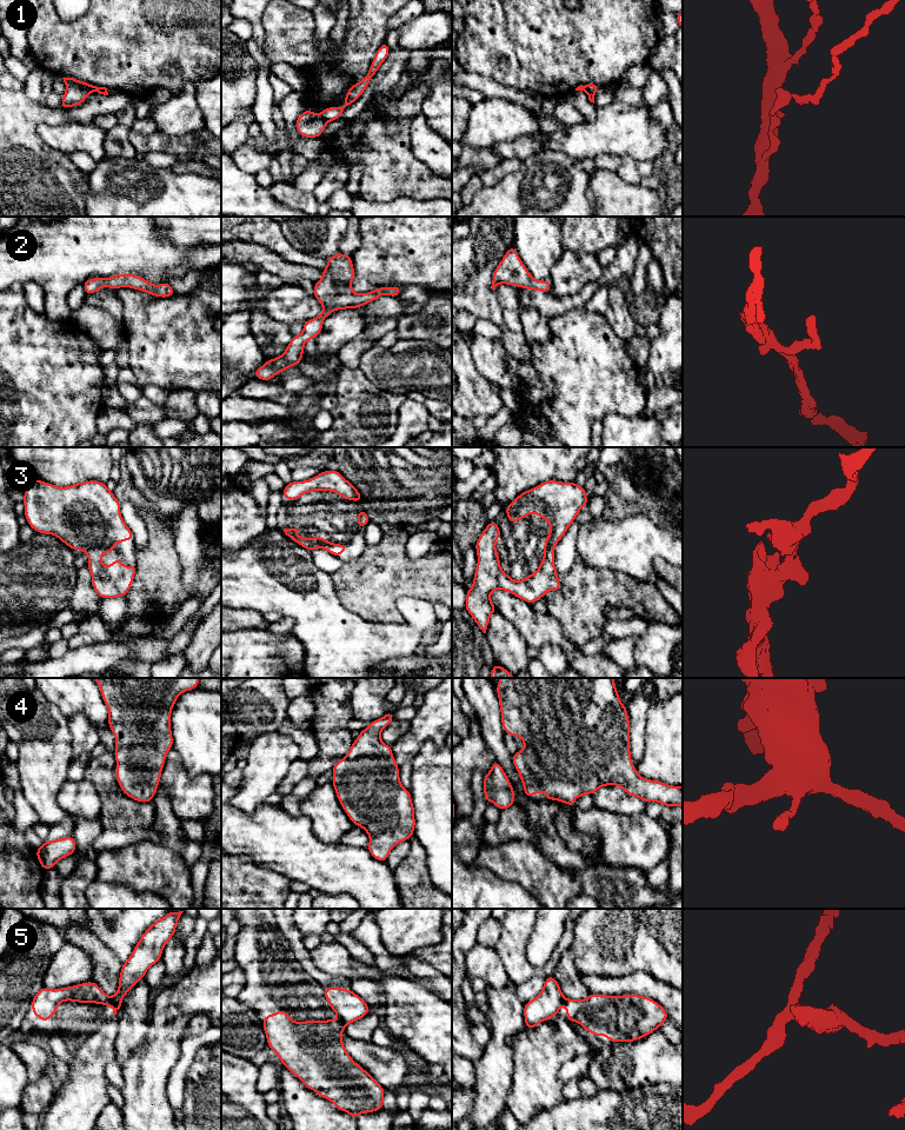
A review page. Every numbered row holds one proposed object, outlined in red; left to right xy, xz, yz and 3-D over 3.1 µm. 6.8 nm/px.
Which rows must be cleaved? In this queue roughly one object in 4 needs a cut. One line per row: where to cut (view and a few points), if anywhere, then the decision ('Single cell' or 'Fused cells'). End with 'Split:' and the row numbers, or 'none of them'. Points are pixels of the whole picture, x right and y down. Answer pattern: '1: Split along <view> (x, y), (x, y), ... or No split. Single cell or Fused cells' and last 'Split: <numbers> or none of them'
1: Split along xz (318, 115), (327, 121). Fused cells
2: No split. Single cell
3: No split. Single cell
4: No split. Single cell
5: Split along xy (111, 998), (117, 1010). Fused cells
Split: 1, 5

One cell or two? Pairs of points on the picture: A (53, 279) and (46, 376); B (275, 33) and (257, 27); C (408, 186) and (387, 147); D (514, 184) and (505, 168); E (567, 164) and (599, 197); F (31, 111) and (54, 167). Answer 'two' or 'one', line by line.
A: two
B: two
C: one
D: two
E: two
F: one

